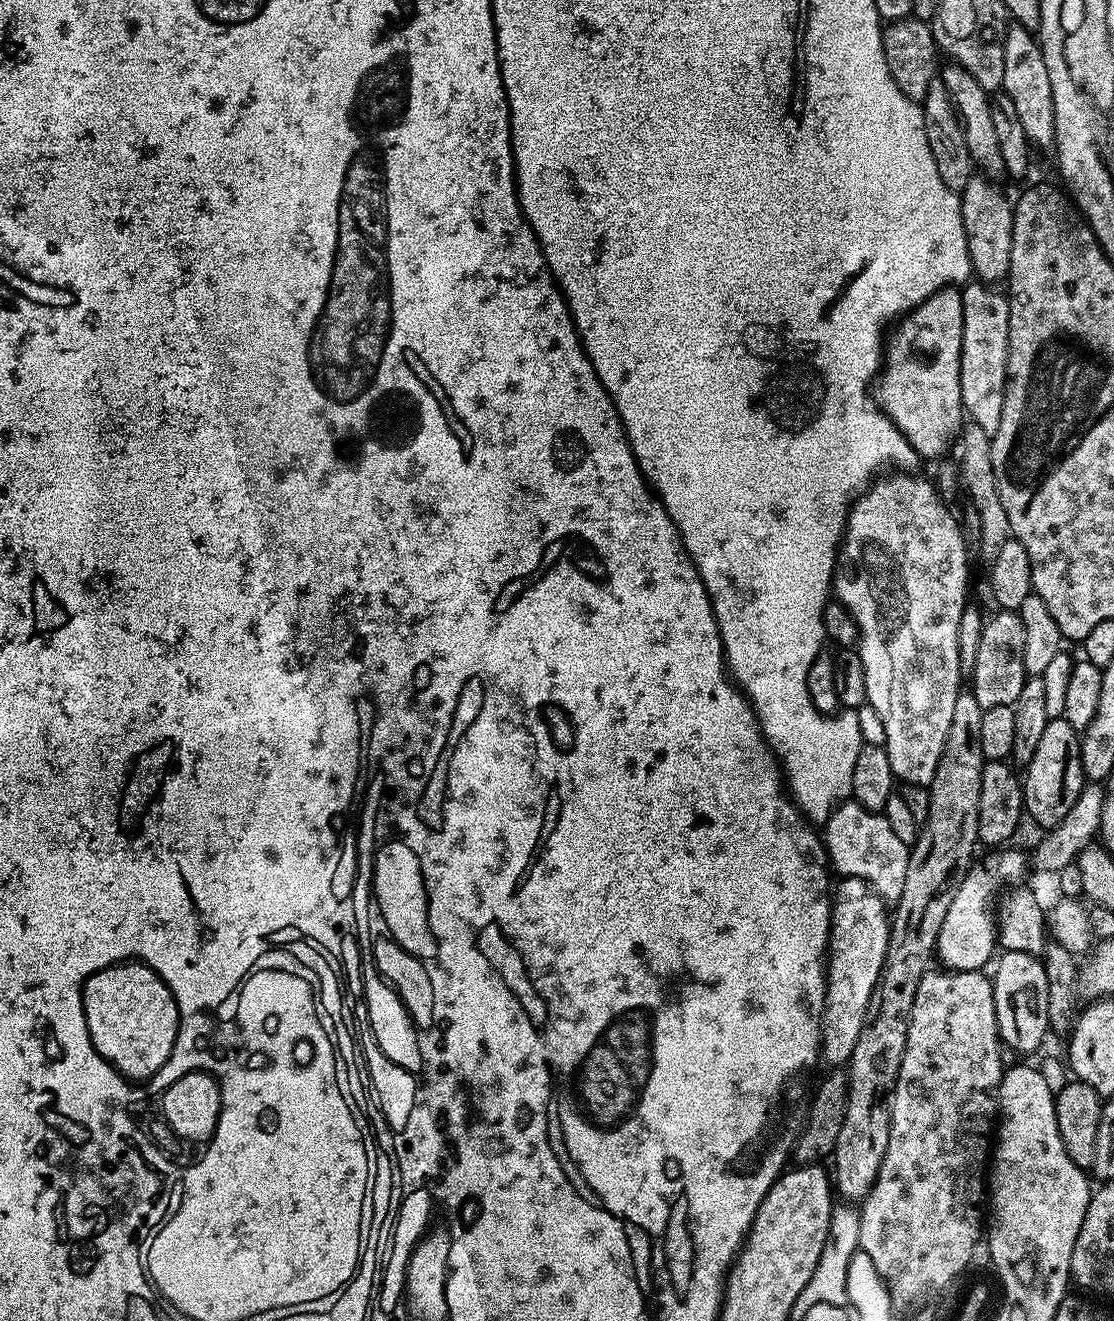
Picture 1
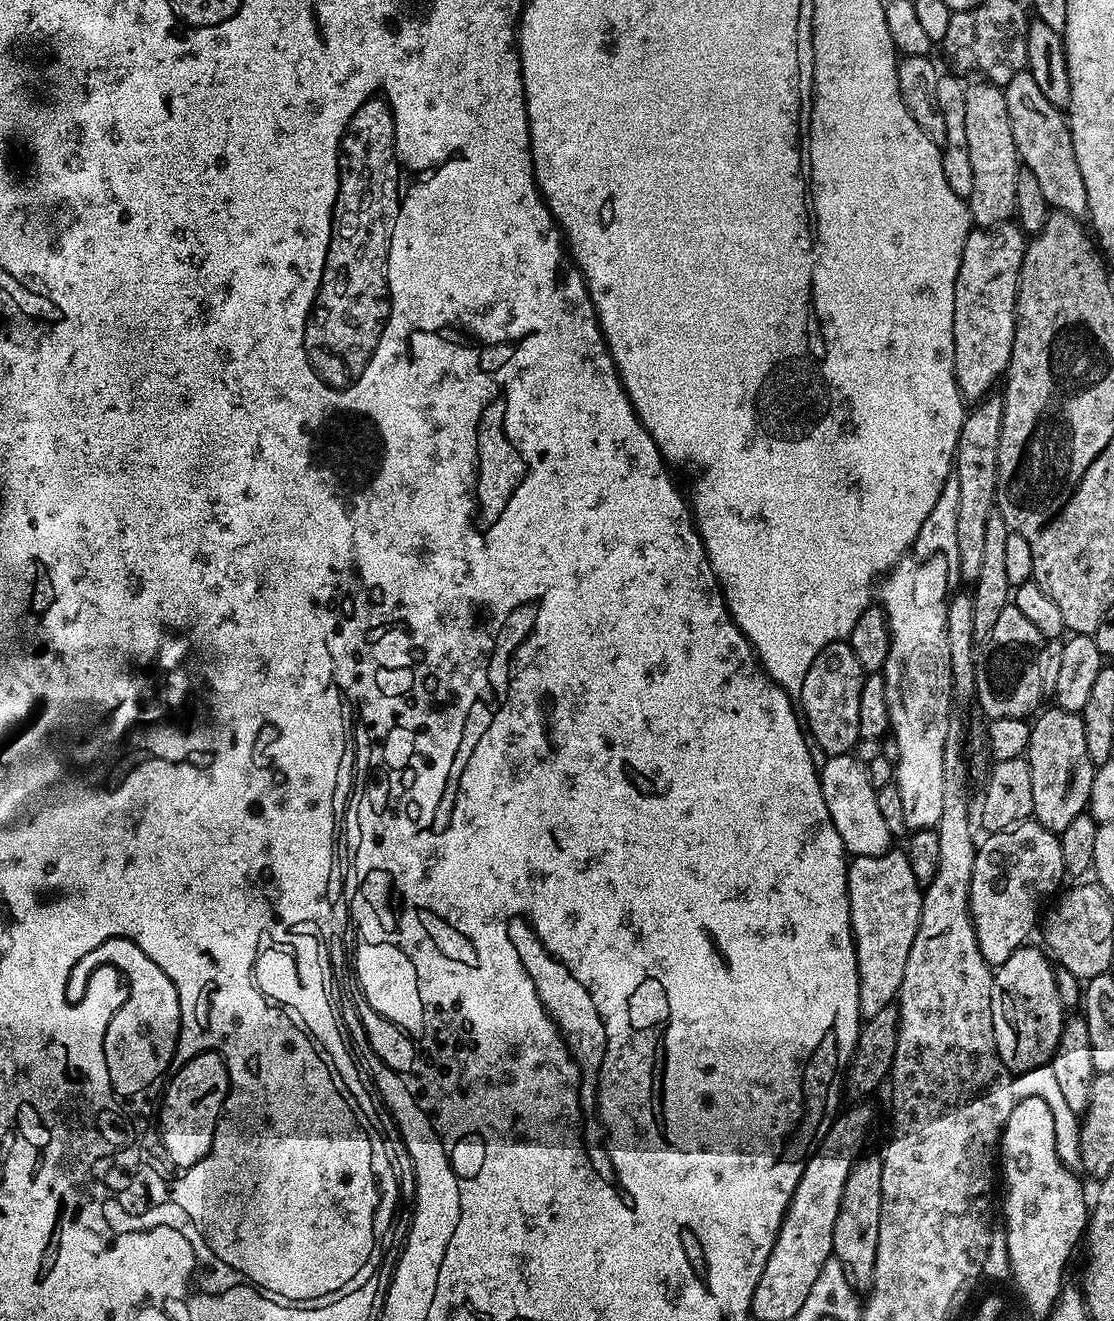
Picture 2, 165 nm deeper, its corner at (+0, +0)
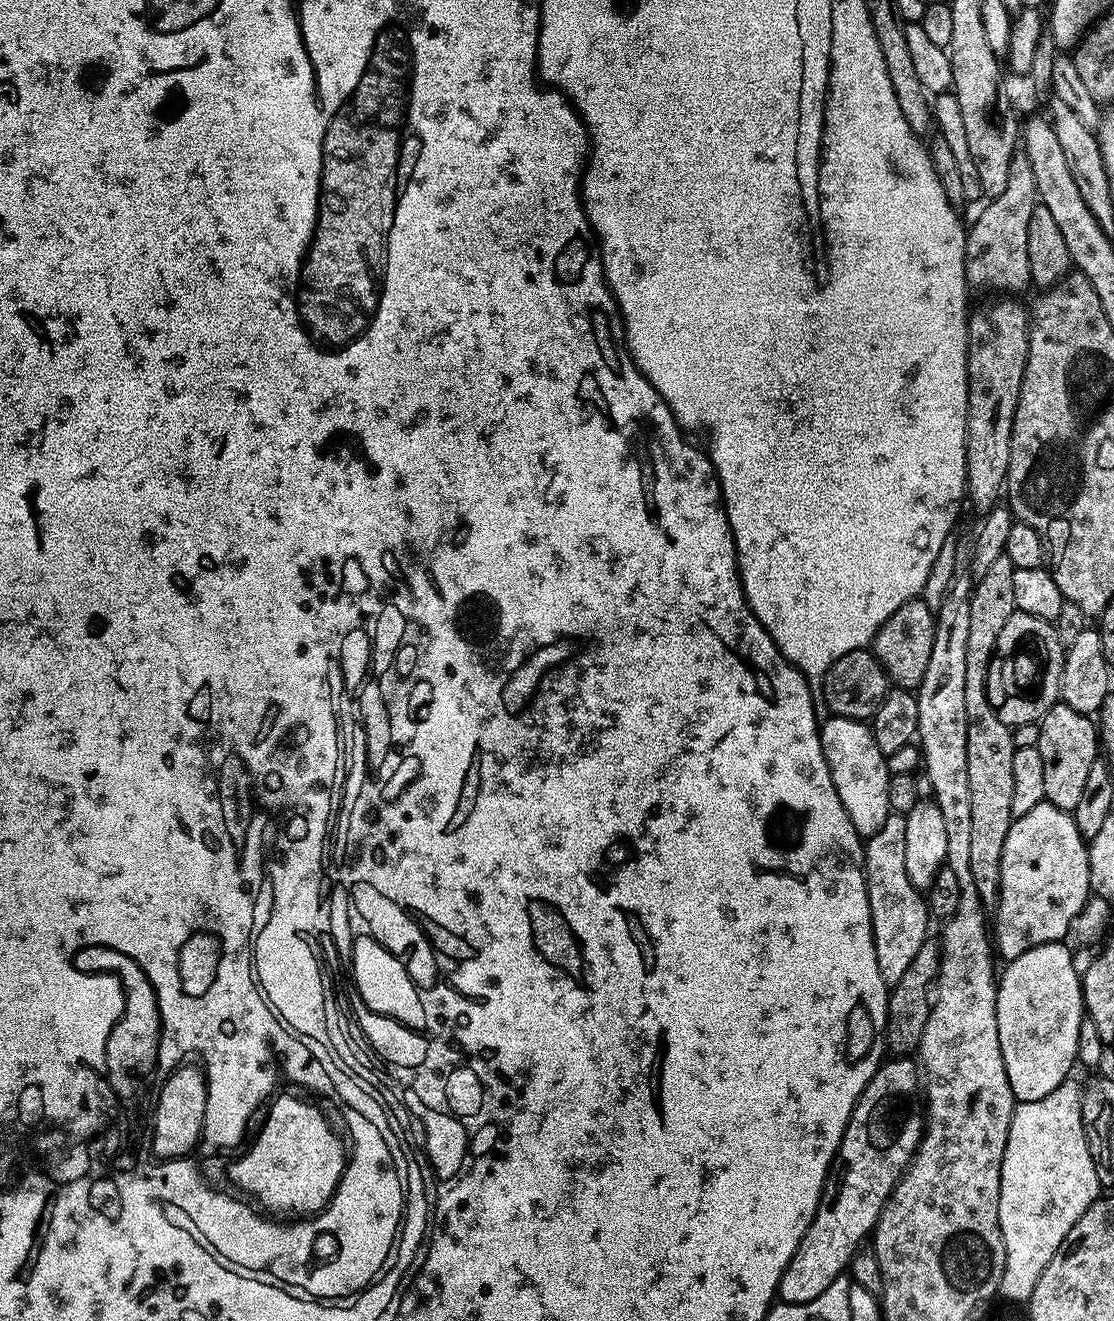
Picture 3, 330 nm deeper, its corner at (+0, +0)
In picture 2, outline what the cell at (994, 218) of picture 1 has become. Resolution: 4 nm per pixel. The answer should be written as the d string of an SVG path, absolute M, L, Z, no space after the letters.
M987 82L969 83L966 94L966 146L970 146L970 166L974 169L974 190L966 198L976 228L996 228L1007 224L1016 214L1016 191L1021 170L1020 155L1010 130L1003 87Z

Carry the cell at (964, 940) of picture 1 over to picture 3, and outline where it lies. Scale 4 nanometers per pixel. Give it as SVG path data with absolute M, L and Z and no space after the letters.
M1045 802L1034 806L1034 810L1030 810L1030 814L1022 814L1022 818L1013 820L1010 830L1006 834L1006 843L1002 846L1002 858L1000 861L1002 862L1002 870L1000 871L1000 901L996 903L994 909L994 915L996 915L996 920L994 916L994 948L998 953L999 959L1007 962L1018 958L1018 954L1026 954L1026 950L1030 950L1034 946L1063 941L1065 939L1064 935L1068 936L1073 931L1073 924L1076 917L1081 915L1083 906L1090 899L1090 893L1092 892L1088 844L1084 839L1084 835L1078 830L1072 813Z

